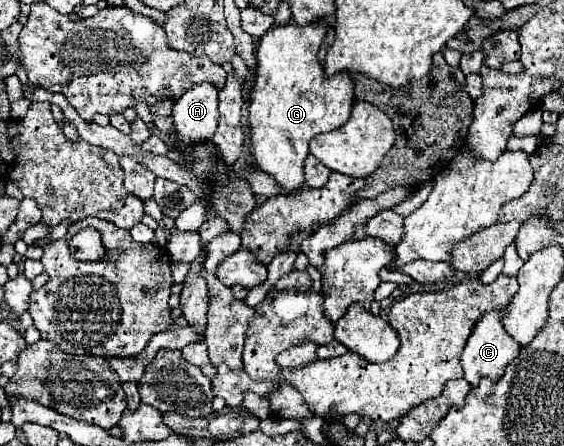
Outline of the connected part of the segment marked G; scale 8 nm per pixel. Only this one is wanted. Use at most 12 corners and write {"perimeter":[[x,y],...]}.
{"perimeter":[[326,22],[274,26],[248,96],[254,166],[304,186],[308,142],[346,124],[348,74],[324,78]]}

